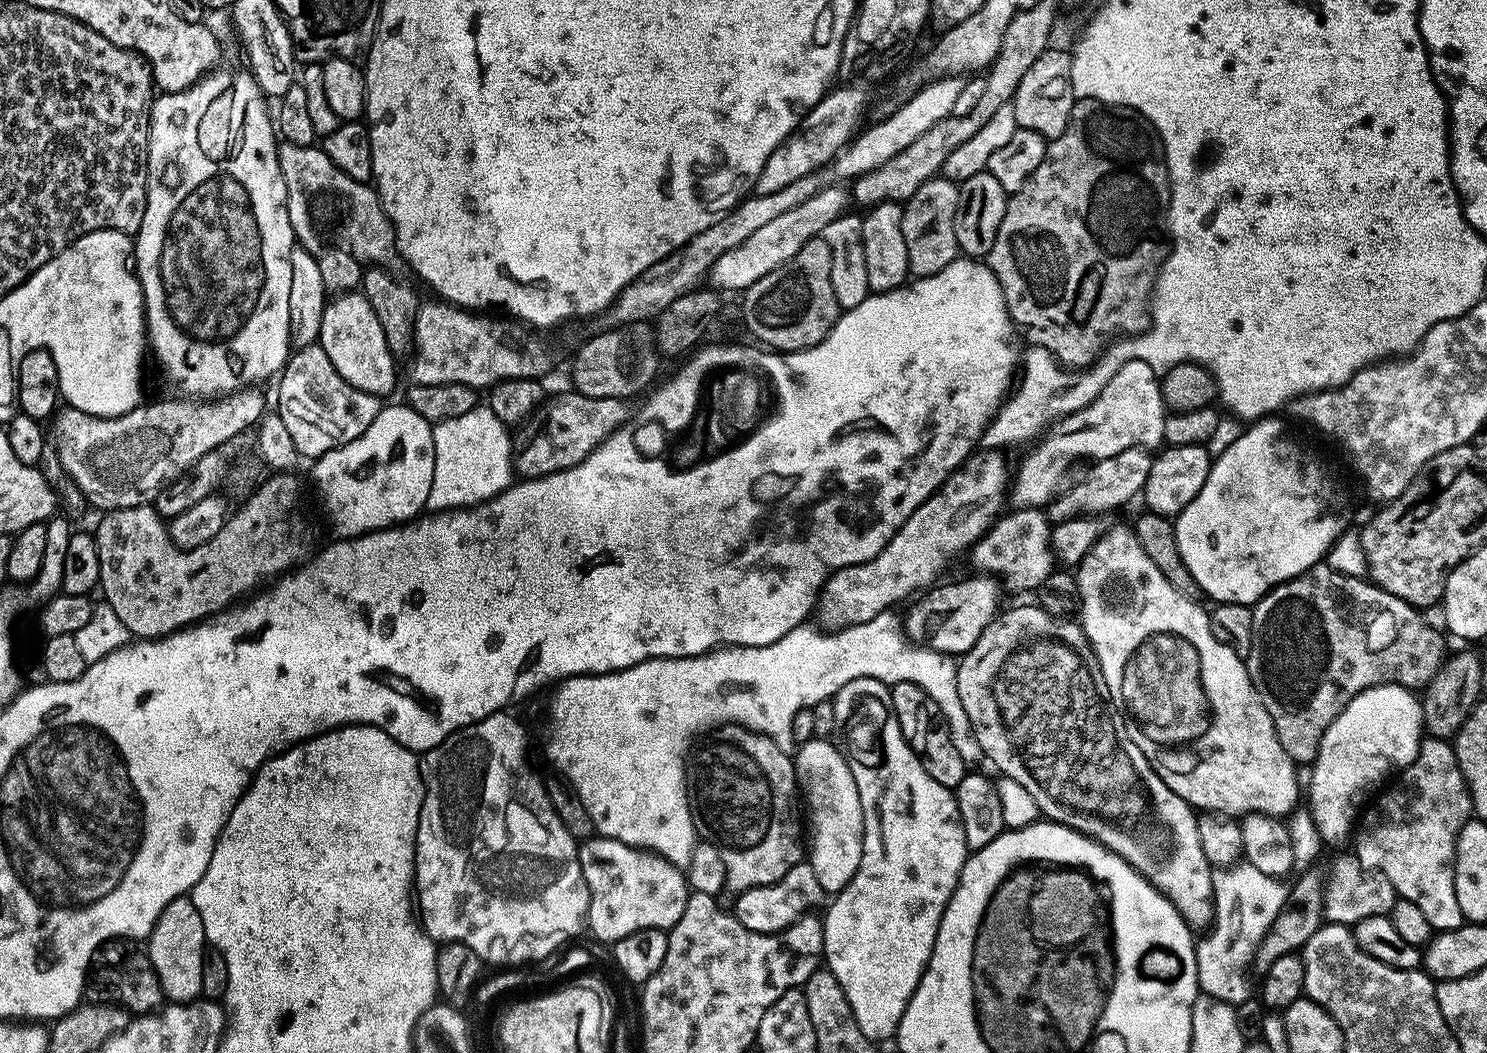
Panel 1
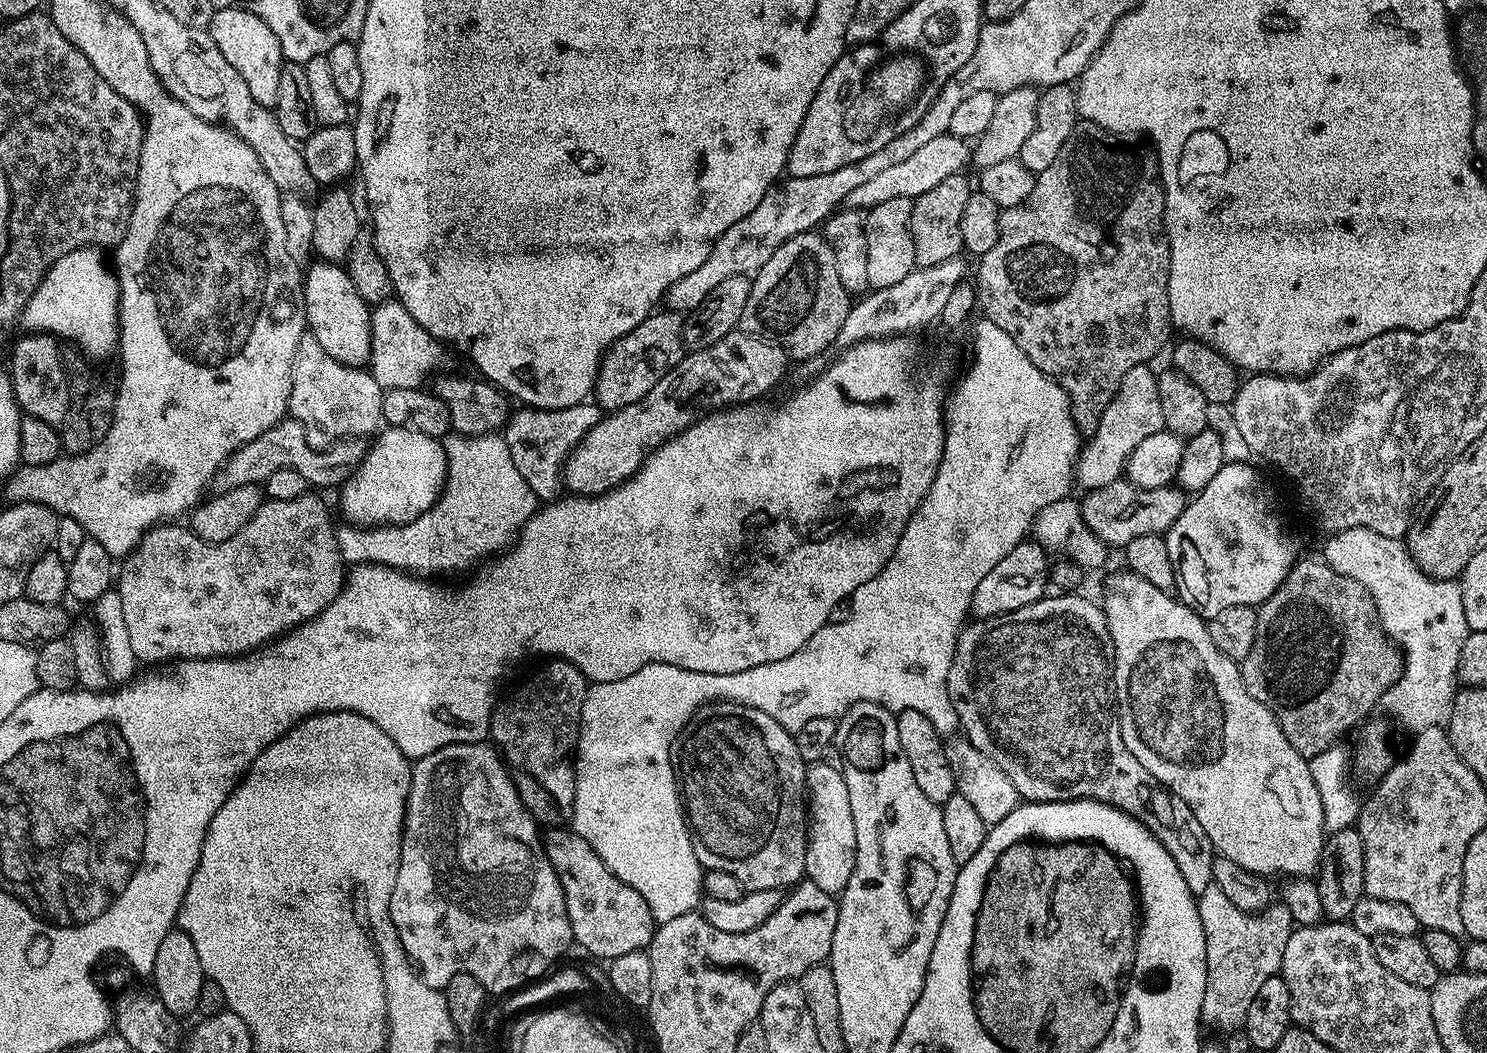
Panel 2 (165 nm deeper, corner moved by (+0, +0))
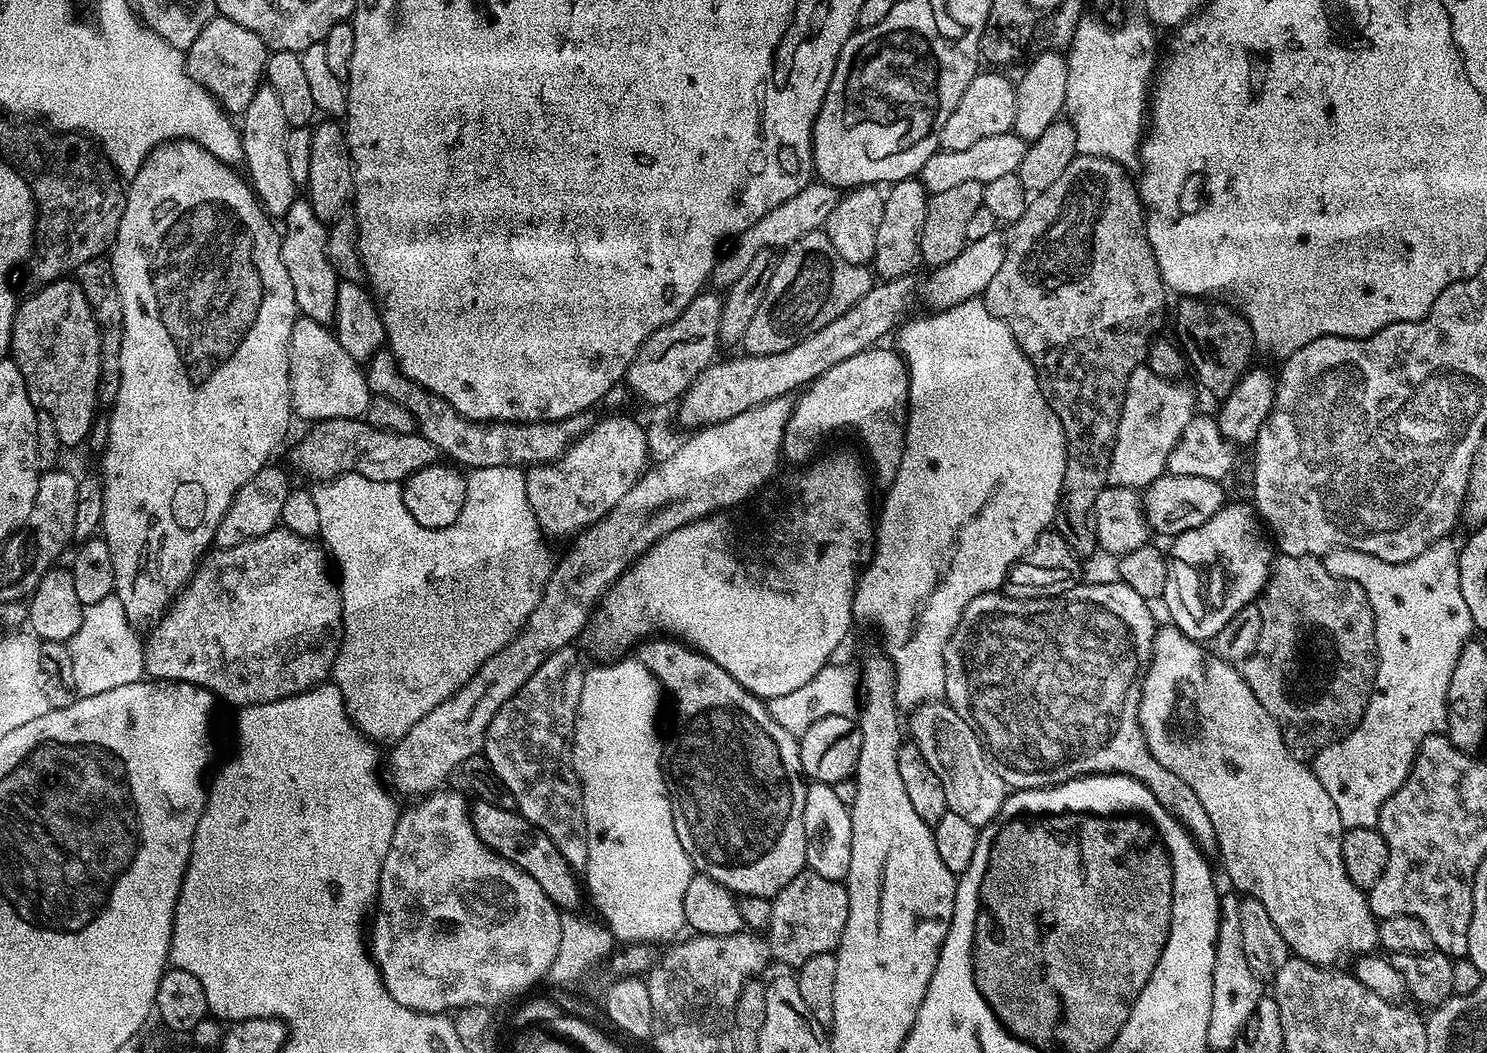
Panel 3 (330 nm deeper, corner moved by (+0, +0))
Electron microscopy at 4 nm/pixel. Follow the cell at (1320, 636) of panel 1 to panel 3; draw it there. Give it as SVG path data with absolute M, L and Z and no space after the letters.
M1280 554L1273 559L1268 583L1265 584L1264 591L1258 597L1258 607L1262 614L1262 638L1258 638L1258 650L1254 650L1252 657L1242 666L1244 681L1248 683L1250 690L1254 690L1254 698L1258 698L1262 706L1266 706L1270 718L1278 722L1280 733L1290 754L1294 754L1294 758L1310 762L1326 746L1338 742L1343 736L1350 734L1350 730L1358 726L1368 705L1368 698L1372 695L1372 683L1376 680L1376 626L1370 599L1367 598L1367 592L1362 586L1330 574L1321 557Z

